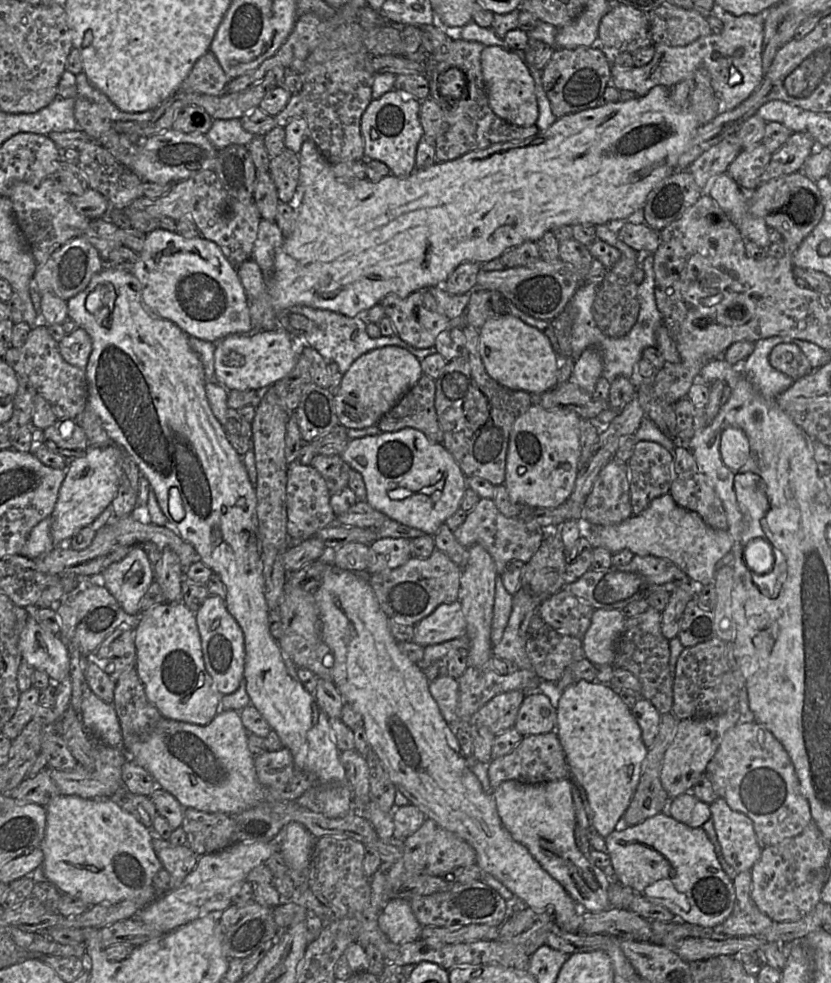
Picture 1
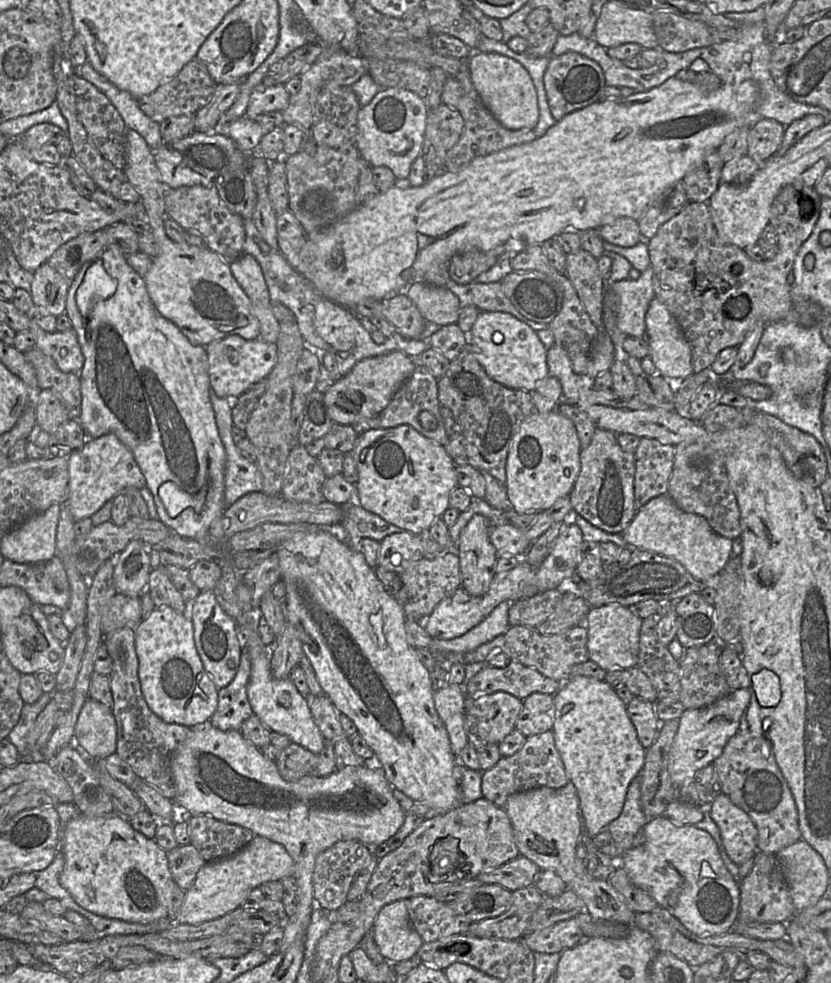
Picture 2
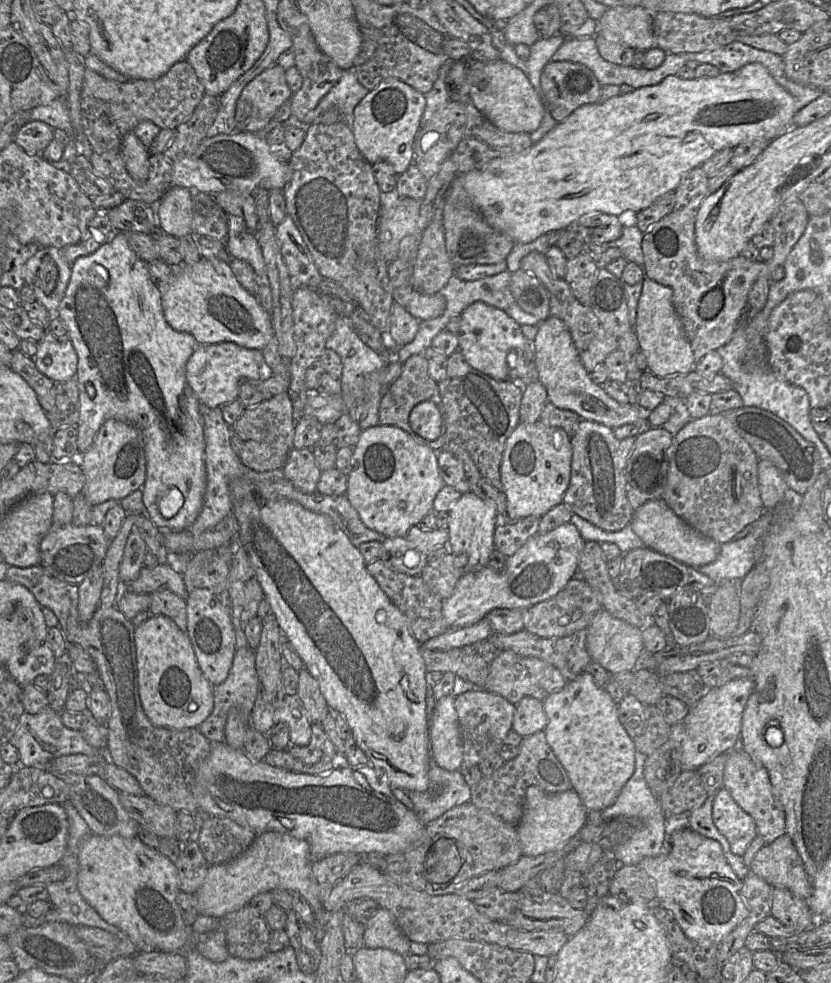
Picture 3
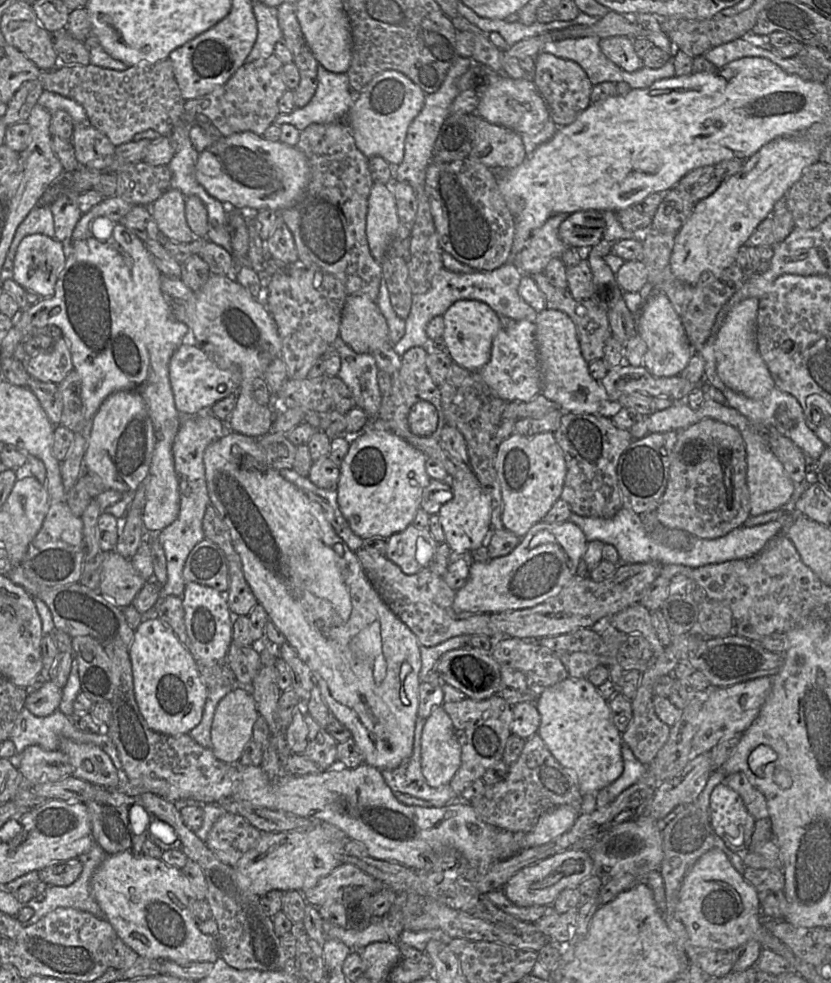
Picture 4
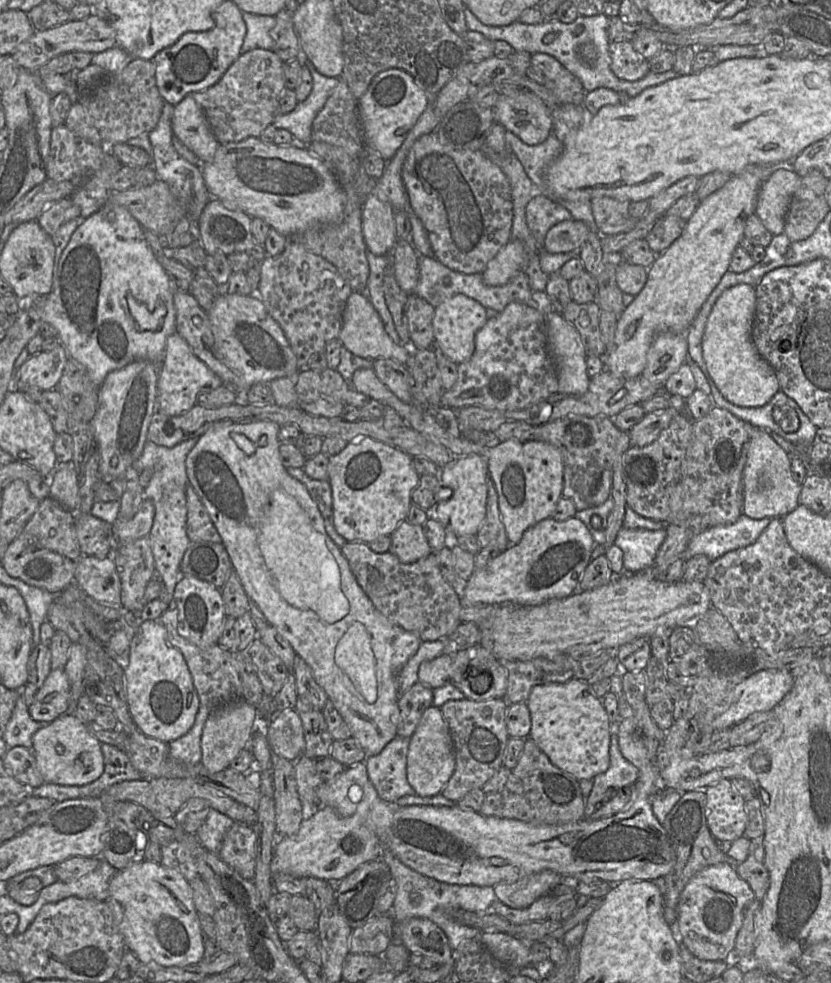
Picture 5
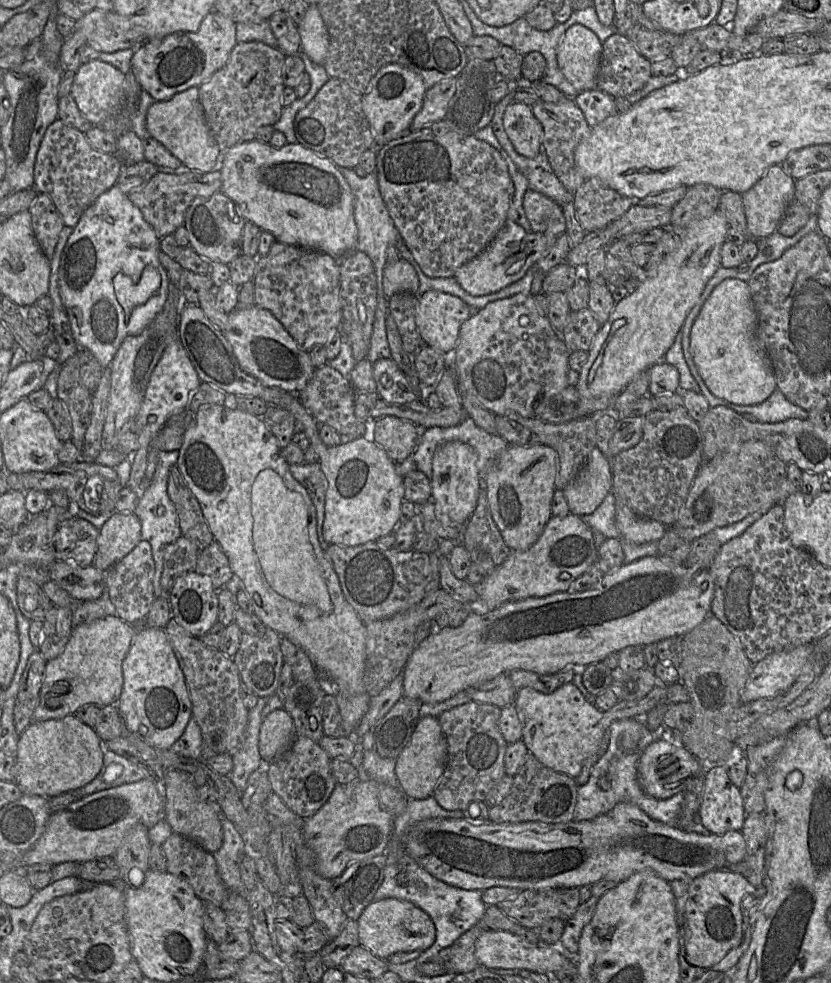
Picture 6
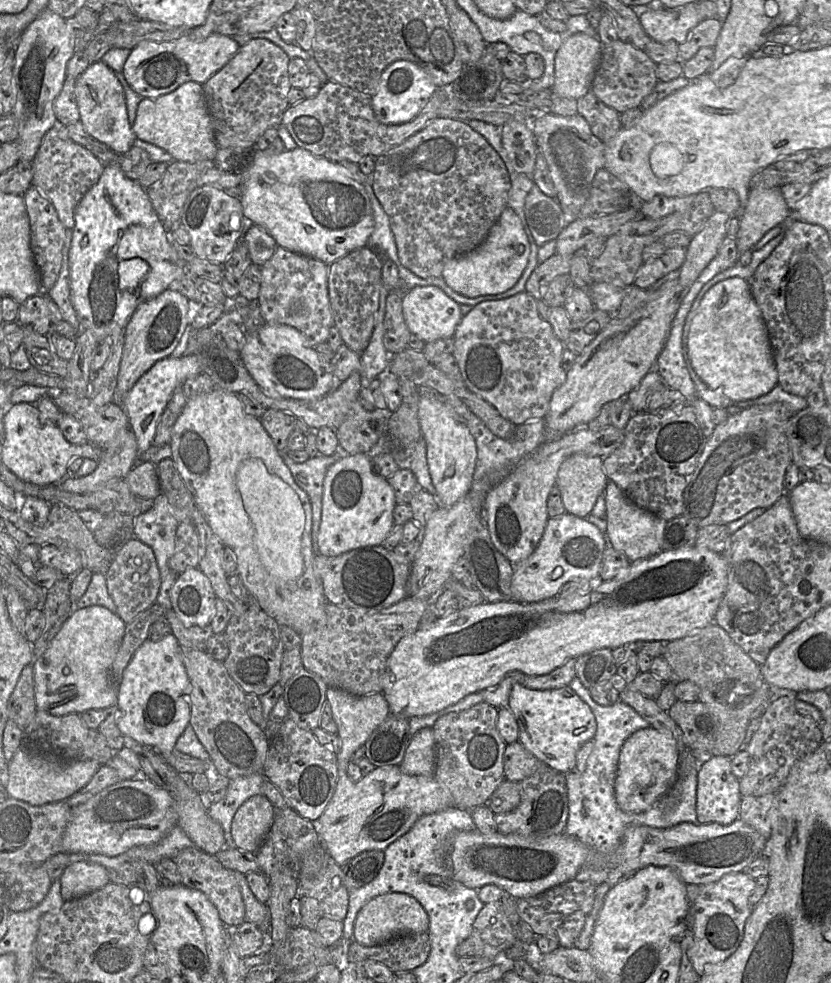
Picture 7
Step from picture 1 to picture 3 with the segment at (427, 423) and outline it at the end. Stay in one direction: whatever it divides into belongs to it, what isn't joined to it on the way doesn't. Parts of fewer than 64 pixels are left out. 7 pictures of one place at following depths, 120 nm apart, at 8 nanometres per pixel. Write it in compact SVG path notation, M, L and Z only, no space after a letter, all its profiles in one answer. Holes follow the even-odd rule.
M421 354L412 355L402 364L400 376L384 392L379 406L379 424L396 426L407 432L418 443L426 445L435 451L443 449L447 431L447 416L440 398L438 383L429 375L427 360ZM423 401L433 402L442 418L440 435L433 441L426 440L416 434L409 424L409 415L412 409Z

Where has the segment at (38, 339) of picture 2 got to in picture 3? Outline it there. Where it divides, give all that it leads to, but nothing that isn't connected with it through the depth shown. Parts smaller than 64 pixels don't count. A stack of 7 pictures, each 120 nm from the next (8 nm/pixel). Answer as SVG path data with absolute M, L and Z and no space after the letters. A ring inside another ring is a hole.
M46 331L33 359L37 369L54 383L75 378L78 357L68 336L56 337Z

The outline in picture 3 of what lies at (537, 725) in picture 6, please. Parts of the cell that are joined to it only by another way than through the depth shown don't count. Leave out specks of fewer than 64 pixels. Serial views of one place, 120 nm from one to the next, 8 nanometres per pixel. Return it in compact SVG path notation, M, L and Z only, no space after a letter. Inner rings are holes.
M583 671L562 689L548 695L543 700L543 708L548 718L544 729L546 740L566 770L572 789L577 792L585 808L588 811L601 811L611 806L635 768L636 748L633 739L619 721L618 704L613 701L604 687L595 682L591 674Z

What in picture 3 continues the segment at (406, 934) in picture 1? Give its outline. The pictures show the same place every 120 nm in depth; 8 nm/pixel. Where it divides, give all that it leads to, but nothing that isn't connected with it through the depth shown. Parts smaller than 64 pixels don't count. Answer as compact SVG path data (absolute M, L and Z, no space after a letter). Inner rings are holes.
M379 907L364 926L364 946L386 948L403 957L411 953L411 941L401 932L391 912Z

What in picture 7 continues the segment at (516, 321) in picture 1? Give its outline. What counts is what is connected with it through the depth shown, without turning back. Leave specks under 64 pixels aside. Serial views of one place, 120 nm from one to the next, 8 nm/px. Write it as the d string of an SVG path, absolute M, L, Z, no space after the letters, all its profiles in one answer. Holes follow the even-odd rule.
M434 285L404 290L402 308L410 332L426 343L454 337L463 317L460 304Z

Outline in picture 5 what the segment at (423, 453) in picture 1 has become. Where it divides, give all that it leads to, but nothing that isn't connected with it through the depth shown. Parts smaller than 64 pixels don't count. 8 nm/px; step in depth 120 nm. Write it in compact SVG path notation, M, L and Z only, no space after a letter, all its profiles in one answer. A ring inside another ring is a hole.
M371 437L353 440L338 454L329 457L328 482L332 491L333 523L337 533L348 543L370 542L390 536L403 521L407 521L412 504L412 491L419 484L420 475L413 465L413 457L395 447Z

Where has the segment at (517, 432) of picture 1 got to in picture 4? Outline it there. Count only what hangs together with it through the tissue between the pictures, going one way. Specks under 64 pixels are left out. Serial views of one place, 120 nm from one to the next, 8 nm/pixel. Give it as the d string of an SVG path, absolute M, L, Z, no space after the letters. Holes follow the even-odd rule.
M554 432L532 436L514 433L498 446L494 467L502 491L504 528L523 538L561 499L567 474L563 450Z

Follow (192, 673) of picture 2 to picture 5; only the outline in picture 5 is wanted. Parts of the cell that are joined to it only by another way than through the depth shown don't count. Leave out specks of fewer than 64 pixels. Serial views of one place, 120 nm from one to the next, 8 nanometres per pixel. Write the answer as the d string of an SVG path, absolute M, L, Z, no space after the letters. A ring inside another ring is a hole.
M146 620L134 631L124 674L129 713L143 734L170 743L189 731L199 709L199 697L182 653L168 642L160 621Z

